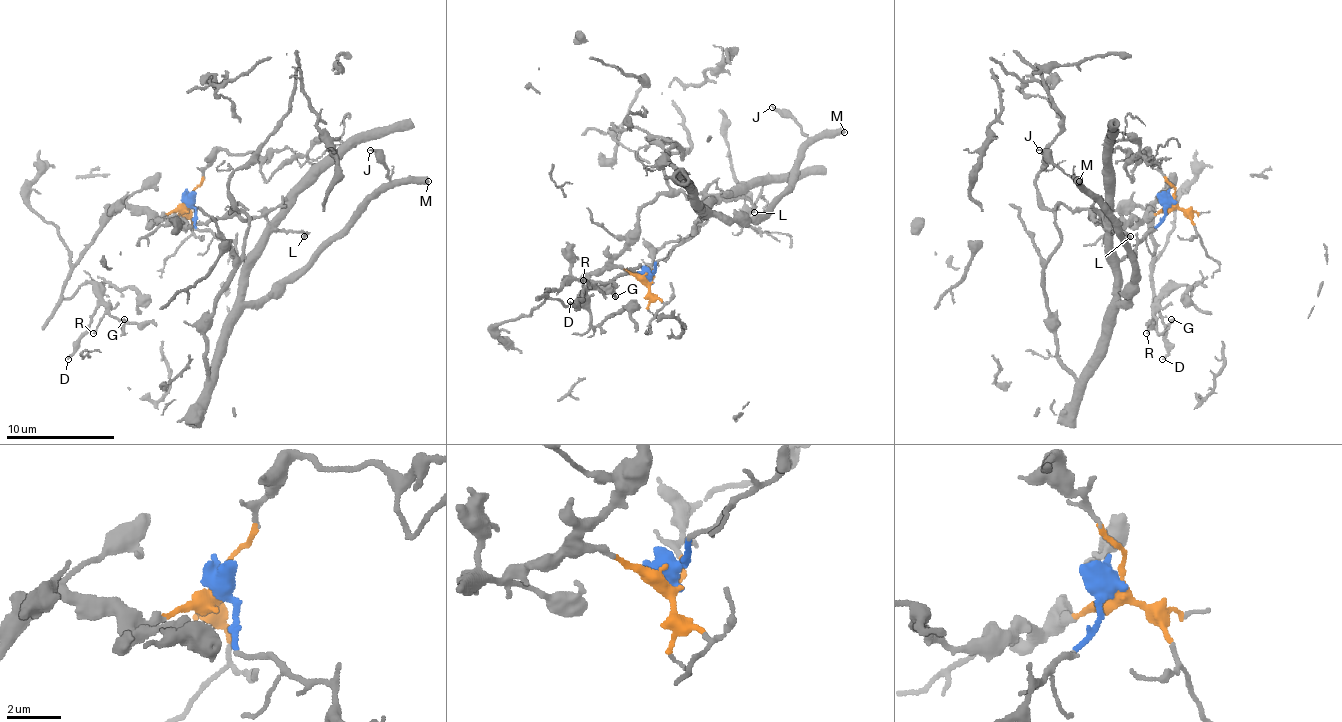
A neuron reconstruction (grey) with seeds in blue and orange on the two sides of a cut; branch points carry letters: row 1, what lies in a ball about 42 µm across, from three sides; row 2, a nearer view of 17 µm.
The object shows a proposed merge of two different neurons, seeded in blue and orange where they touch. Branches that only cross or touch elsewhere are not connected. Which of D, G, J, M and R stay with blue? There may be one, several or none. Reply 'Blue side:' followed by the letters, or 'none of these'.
Blue side: J, M

